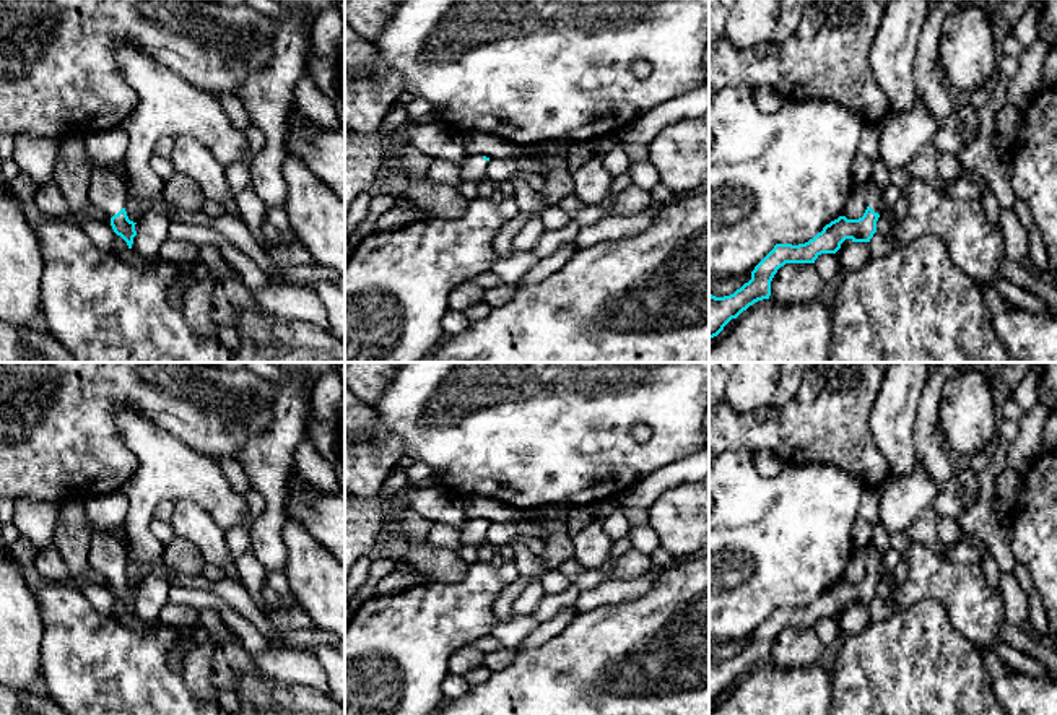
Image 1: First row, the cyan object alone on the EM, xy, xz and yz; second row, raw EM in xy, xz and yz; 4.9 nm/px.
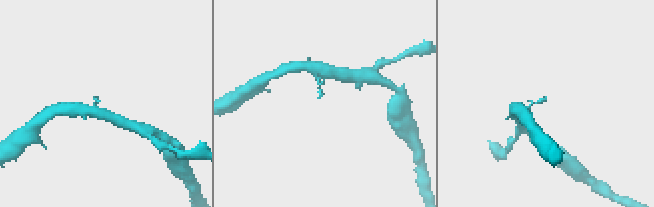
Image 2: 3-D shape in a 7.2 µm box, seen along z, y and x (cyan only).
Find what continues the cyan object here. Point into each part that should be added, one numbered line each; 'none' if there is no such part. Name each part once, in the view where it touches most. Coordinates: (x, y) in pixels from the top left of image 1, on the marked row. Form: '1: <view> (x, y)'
1: xy (106, 190)

